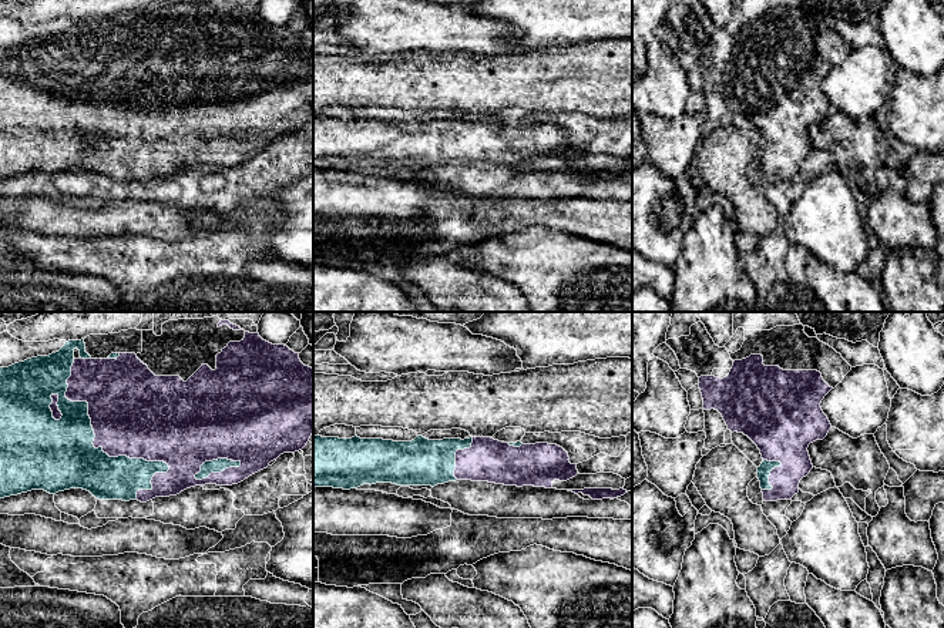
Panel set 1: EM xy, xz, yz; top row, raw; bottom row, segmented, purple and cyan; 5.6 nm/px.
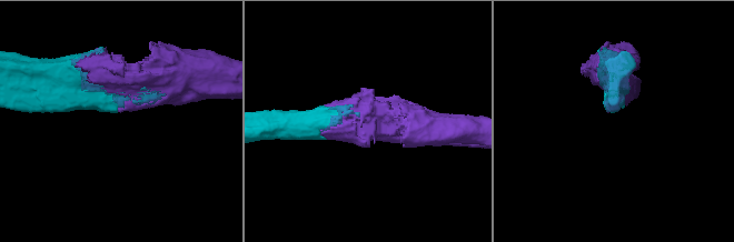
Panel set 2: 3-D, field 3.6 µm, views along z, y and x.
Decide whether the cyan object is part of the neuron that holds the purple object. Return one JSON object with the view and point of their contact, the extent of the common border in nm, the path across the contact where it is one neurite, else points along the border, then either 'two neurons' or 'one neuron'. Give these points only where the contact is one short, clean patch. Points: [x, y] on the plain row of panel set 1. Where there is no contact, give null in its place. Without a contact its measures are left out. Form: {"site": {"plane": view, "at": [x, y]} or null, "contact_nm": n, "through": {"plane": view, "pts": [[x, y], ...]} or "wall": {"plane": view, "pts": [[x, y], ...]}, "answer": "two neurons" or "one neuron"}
{"site": {"plane": "xy", "at": [107, 134]}, "contact_nm": 850, "answer": "one neuron"}

